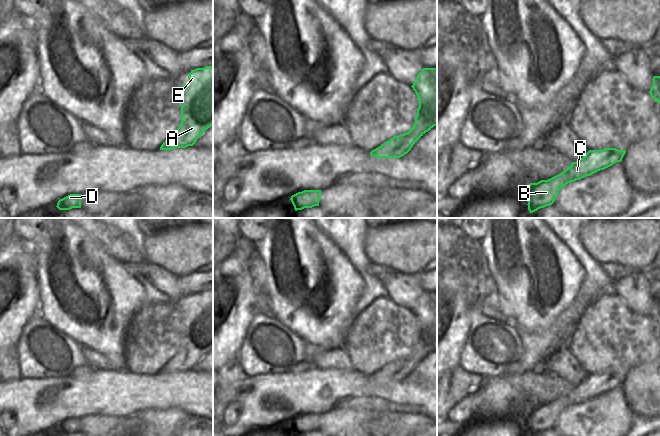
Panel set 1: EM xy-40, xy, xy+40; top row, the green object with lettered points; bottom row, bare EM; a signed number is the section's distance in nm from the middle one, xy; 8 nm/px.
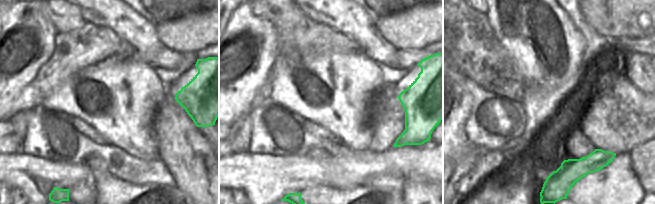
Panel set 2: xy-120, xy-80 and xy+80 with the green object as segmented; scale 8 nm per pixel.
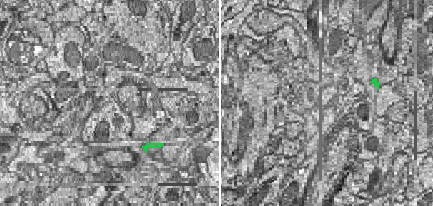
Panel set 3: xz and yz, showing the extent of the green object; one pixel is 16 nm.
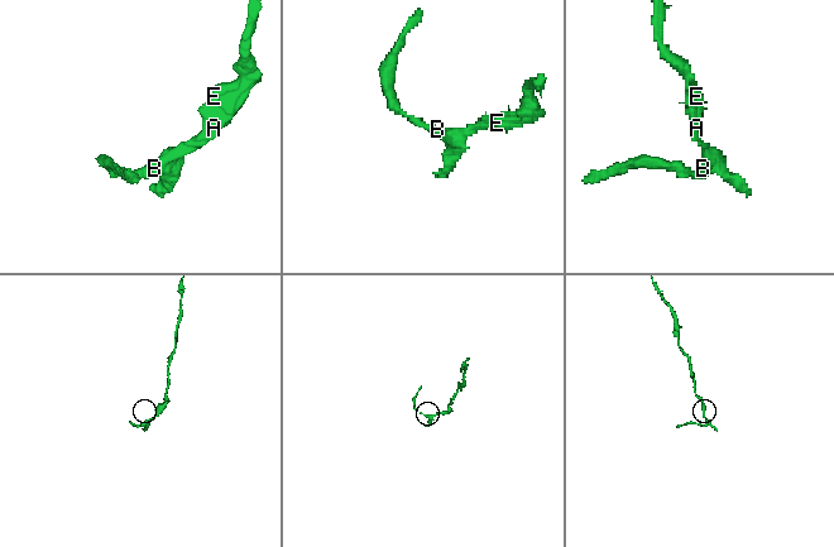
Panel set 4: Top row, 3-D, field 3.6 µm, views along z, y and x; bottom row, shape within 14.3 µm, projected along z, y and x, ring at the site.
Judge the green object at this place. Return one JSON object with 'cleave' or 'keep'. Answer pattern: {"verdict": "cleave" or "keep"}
{"verdict": "keep"}

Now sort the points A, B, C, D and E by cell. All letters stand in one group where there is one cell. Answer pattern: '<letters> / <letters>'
A B C D E

